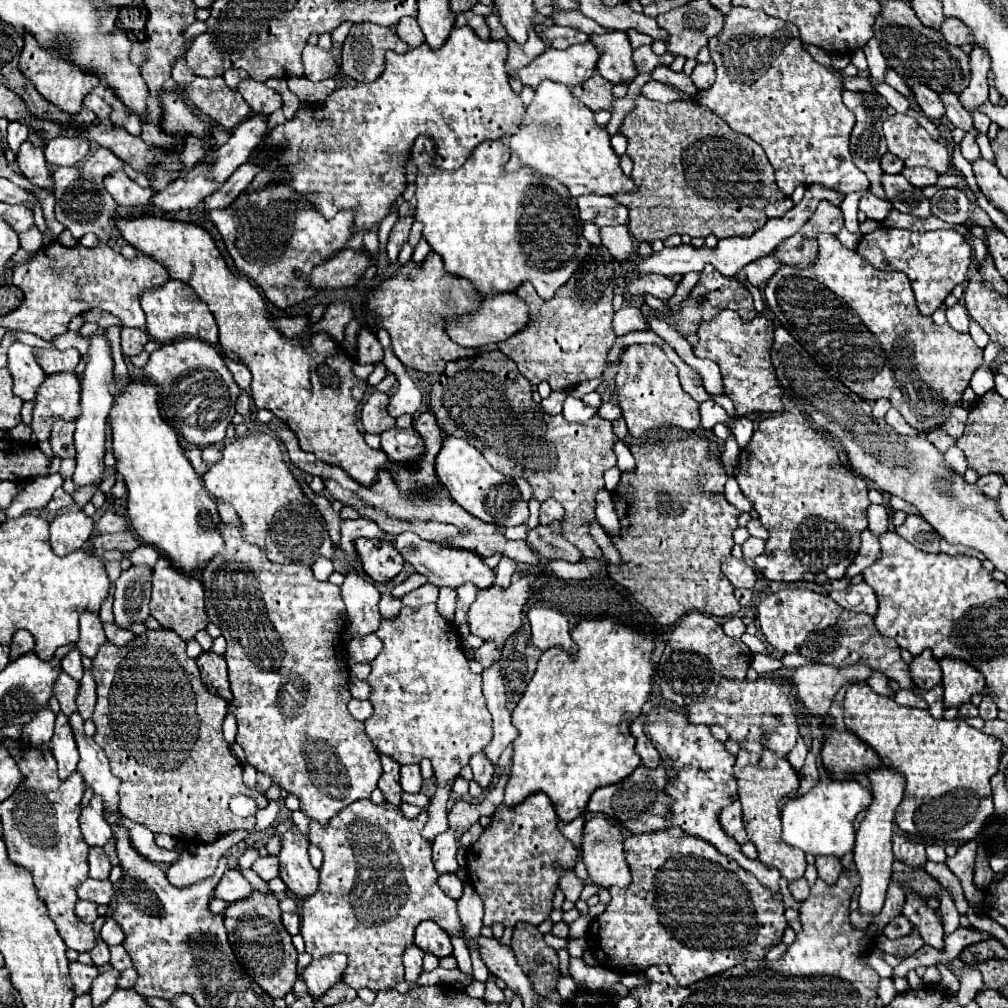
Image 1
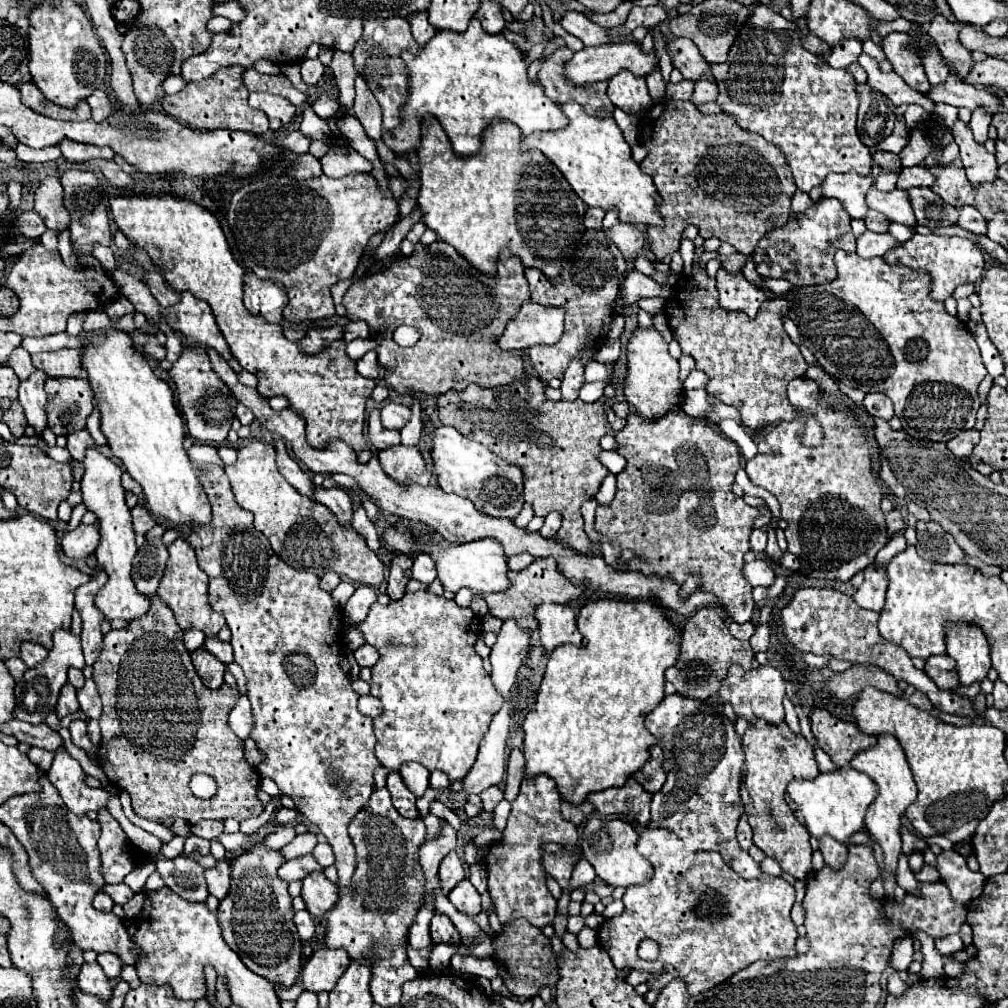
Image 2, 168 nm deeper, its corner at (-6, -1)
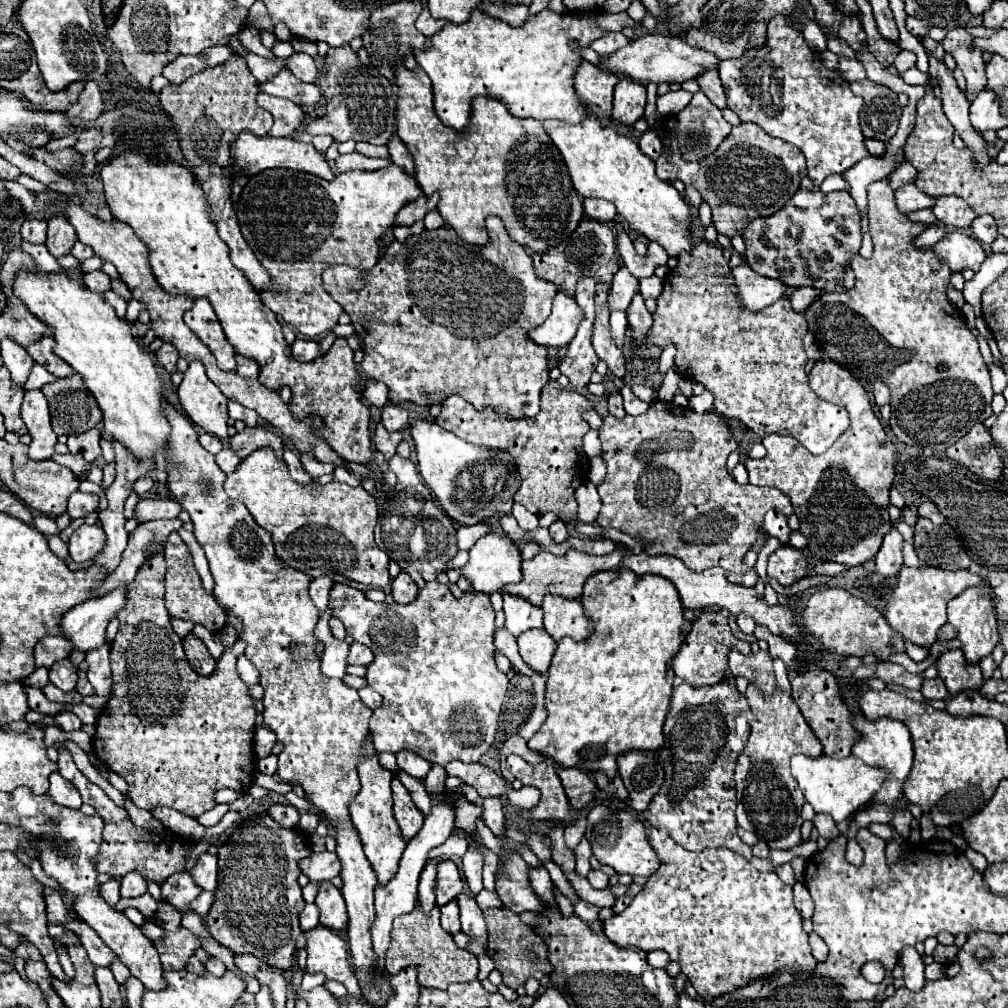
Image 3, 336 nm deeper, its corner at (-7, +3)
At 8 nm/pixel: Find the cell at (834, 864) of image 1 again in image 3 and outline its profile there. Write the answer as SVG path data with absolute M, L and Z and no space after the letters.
M815 815L813 823L815 823L819 835L825 837L827 841L833 841L833 839L839 837L839 829L837 829L837 825L833 823L833 819L829 815Z

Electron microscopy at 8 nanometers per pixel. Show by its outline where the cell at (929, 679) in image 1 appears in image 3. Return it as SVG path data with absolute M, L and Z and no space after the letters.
M951 649L939 655L935 667L951 695L957 695L963 689L979 689L983 683L979 665L967 663L961 649Z

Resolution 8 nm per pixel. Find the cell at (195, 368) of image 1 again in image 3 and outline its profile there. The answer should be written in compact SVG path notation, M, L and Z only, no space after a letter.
M191 361L177 389L183 411L207 433L227 439L227 397L207 377L201 361Z

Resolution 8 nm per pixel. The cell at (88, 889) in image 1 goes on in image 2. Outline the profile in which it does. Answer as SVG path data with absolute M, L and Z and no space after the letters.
M126 883L106 885L106 887L104 887L104 893L108 893L108 895L114 899L114 903L120 903L120 905L124 905L126 901L130 901L130 899L134 897L134 891L132 891Z

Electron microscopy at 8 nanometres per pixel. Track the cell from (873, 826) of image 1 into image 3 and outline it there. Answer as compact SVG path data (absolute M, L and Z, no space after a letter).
M855 717L853 725L861 733L861 741L857 741L853 745L851 753L855 757L863 759L863 763L887 771L887 781L875 793L873 801L879 805L895 807L903 795L903 785L905 785L905 781L911 773L911 767L913 767L913 745L911 745L909 729L901 721L893 721L893 719L885 719L885 717L877 719L877 721L867 721L865 717Z

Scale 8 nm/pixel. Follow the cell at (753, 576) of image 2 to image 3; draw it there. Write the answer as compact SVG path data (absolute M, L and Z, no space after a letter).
M783 545L781 549L773 551L769 555L767 575L781 583L783 587L803 579L807 575L807 561L805 555L799 549L793 549L789 545Z

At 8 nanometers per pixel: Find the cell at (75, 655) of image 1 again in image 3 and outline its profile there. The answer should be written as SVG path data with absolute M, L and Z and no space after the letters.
M61 659L51 667L49 677L51 677L51 683L57 685L59 689L71 691L75 689L75 683L77 683L77 669L69 659Z

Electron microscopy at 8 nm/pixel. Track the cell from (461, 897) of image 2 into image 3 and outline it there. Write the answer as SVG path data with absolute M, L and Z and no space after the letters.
M467 893L457 895L457 903L459 903L459 919L461 919L461 925L463 925L463 931L477 939L477 943L469 945L469 951L475 953L475 955L485 953L485 949L487 949L487 929L485 929L485 921L483 921L483 913L481 913L479 905L475 903L473 895L467 895Z

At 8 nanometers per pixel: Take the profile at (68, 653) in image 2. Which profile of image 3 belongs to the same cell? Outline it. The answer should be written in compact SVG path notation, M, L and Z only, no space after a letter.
M127 585L105 593L103 597L87 599L85 603L67 611L61 619L63 637L75 645L79 651L91 651L105 643L105 629L109 621L125 607Z

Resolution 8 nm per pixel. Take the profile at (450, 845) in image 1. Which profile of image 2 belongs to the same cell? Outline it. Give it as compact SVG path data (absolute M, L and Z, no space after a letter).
M450 851L444 861L440 863L440 889L444 895L448 895L462 879L466 877L464 867L456 855L456 851Z

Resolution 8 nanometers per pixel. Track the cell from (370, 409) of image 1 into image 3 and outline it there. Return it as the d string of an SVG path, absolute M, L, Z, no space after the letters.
M381 423L375 427L375 449L385 455L385 459L391 459L395 455L395 449L399 441L403 439L401 433L389 433Z

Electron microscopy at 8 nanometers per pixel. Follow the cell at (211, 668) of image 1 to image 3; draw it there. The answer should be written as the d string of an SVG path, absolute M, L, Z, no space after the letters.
M187 635L183 639L183 647L185 647L185 655L187 655L187 661L191 663L191 667L199 673L199 675L211 675L215 671L215 657L207 651L205 643L195 637L195 635Z

